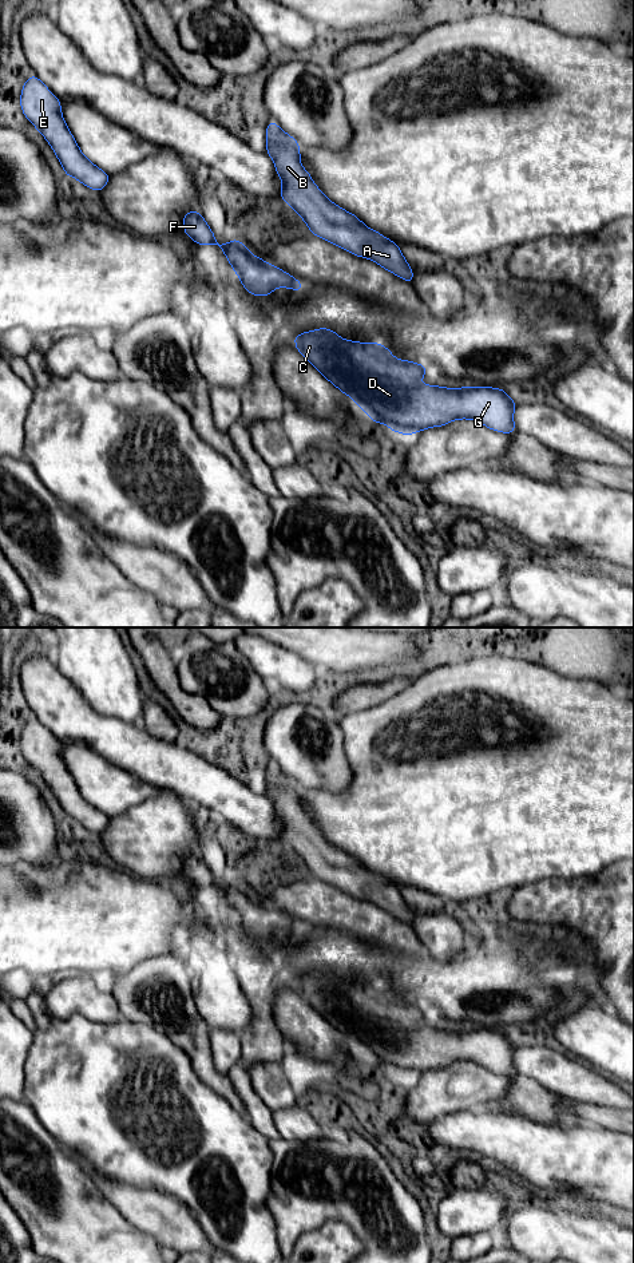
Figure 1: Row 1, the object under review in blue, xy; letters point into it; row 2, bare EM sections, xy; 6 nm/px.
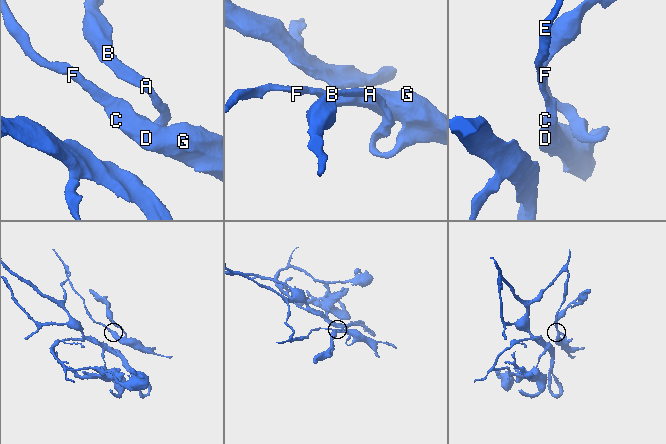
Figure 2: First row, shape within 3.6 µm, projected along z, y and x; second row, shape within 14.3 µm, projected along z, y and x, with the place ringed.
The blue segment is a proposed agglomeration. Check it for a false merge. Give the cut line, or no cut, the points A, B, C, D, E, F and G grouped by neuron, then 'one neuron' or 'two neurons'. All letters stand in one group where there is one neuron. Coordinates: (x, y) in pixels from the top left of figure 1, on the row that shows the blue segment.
no cut | A B C D E F G | one neuron

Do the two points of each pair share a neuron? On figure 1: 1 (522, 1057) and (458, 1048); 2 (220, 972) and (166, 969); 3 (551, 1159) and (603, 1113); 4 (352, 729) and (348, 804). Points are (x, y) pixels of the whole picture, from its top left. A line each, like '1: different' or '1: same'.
1: different
2: different
3: different
4: same

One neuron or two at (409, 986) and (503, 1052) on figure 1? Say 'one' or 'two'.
two

